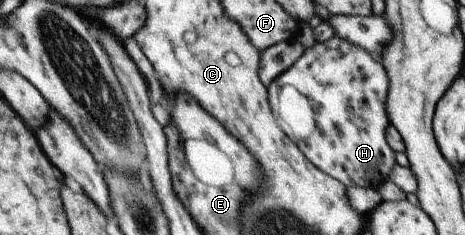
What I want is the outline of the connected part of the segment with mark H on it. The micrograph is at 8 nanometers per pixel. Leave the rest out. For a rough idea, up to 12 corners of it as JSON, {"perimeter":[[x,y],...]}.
{"perimeter":[[336,36],[267,87],[278,125],[345,187],[396,164],[380,59]]}

